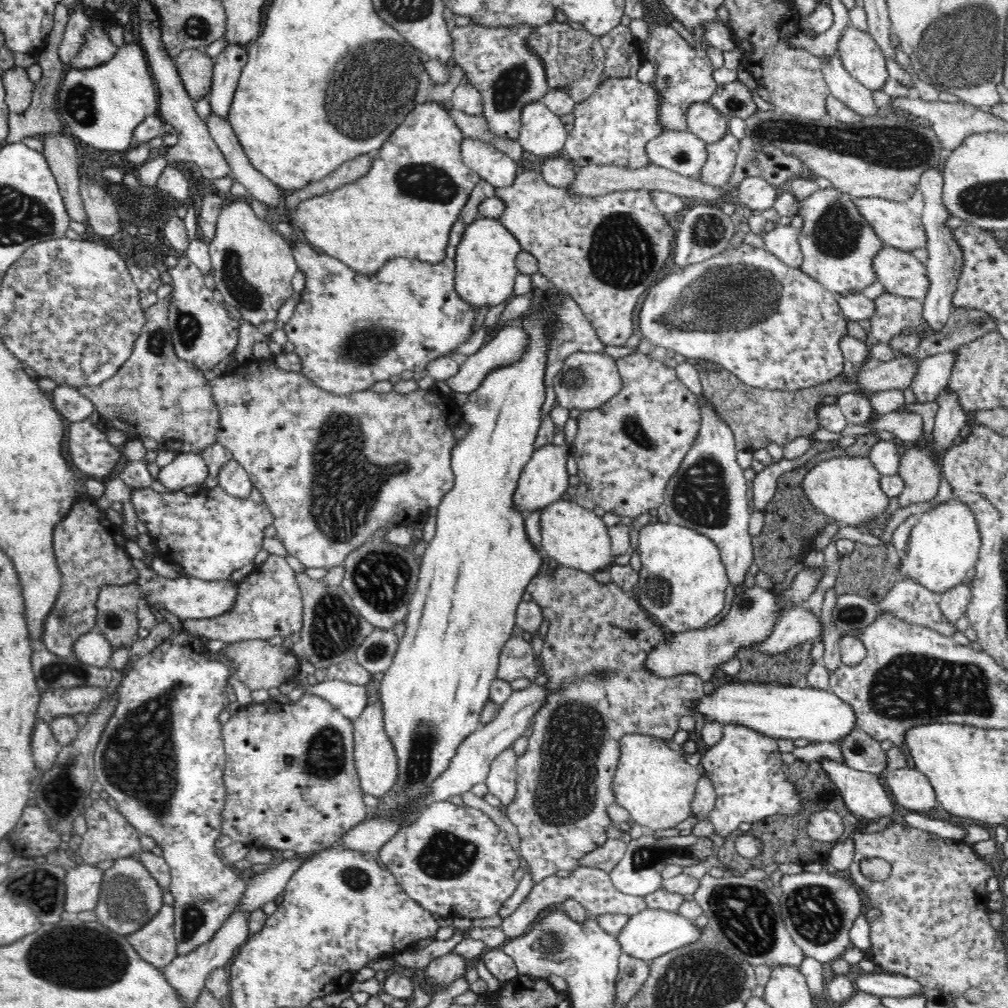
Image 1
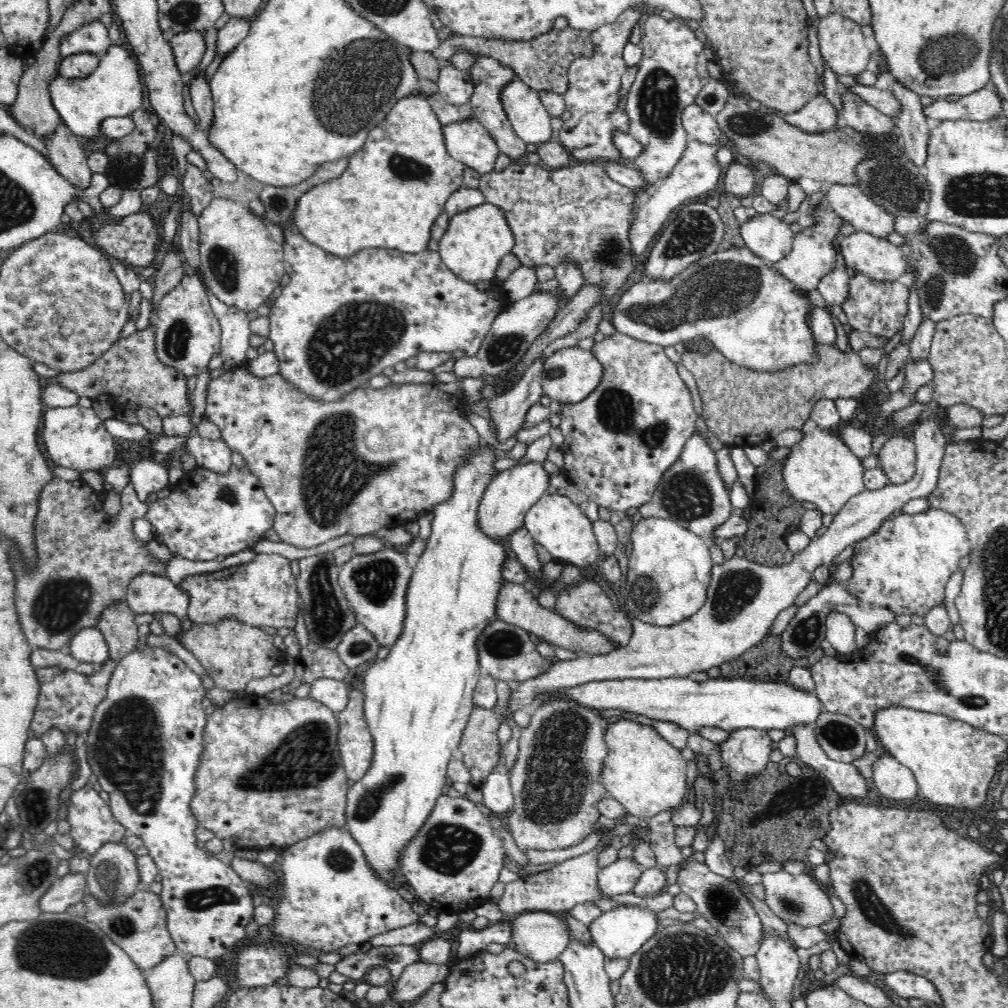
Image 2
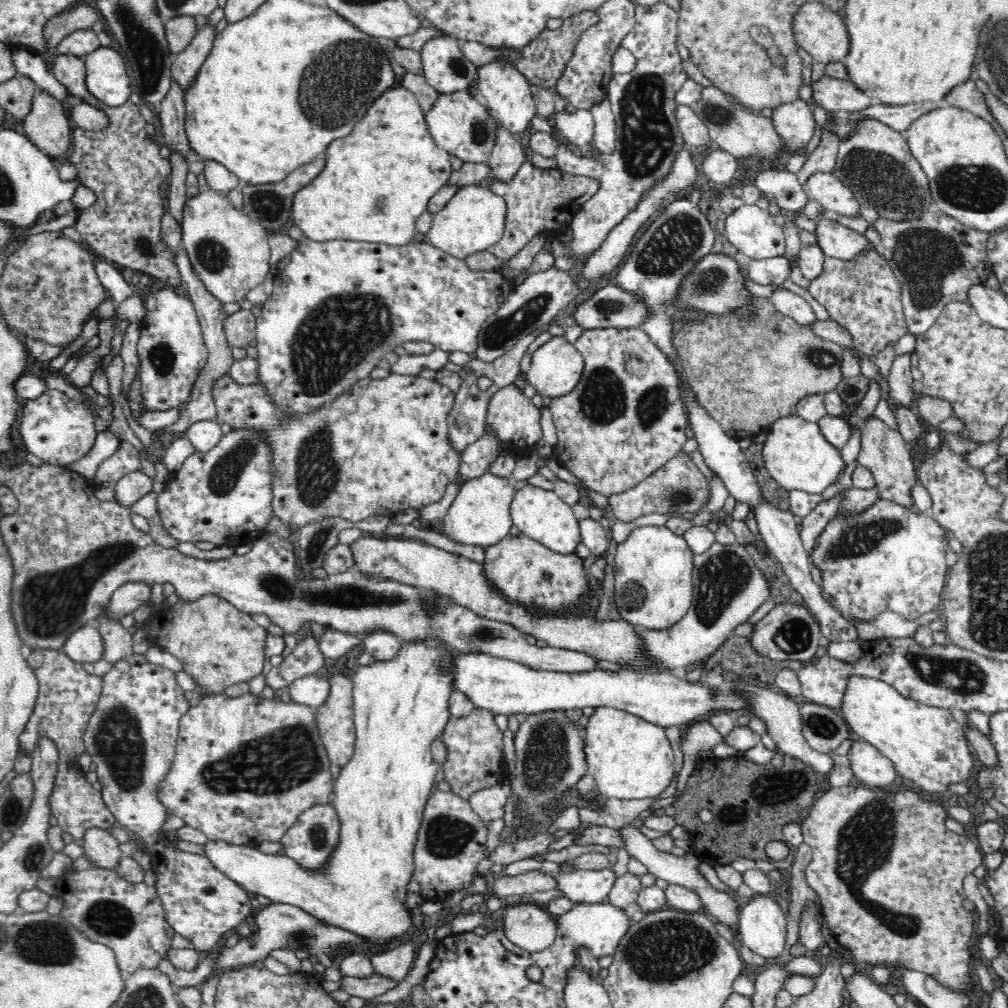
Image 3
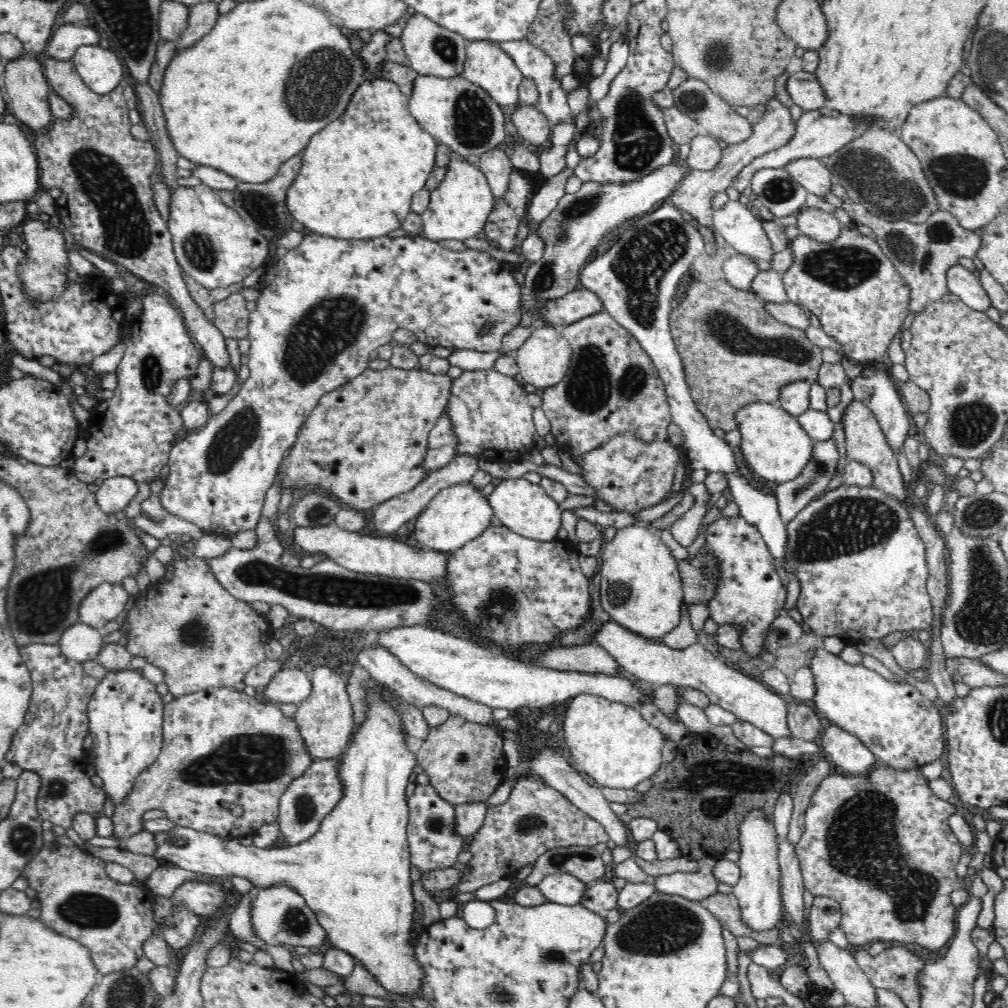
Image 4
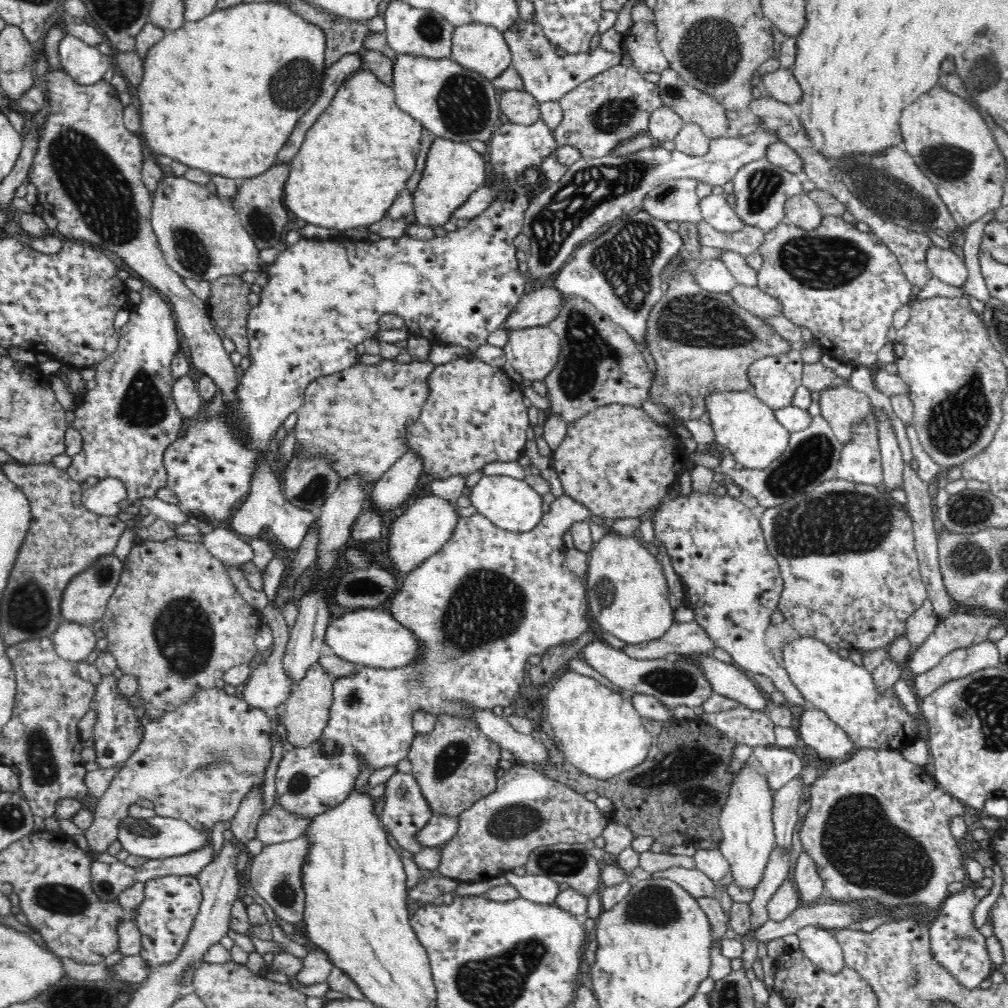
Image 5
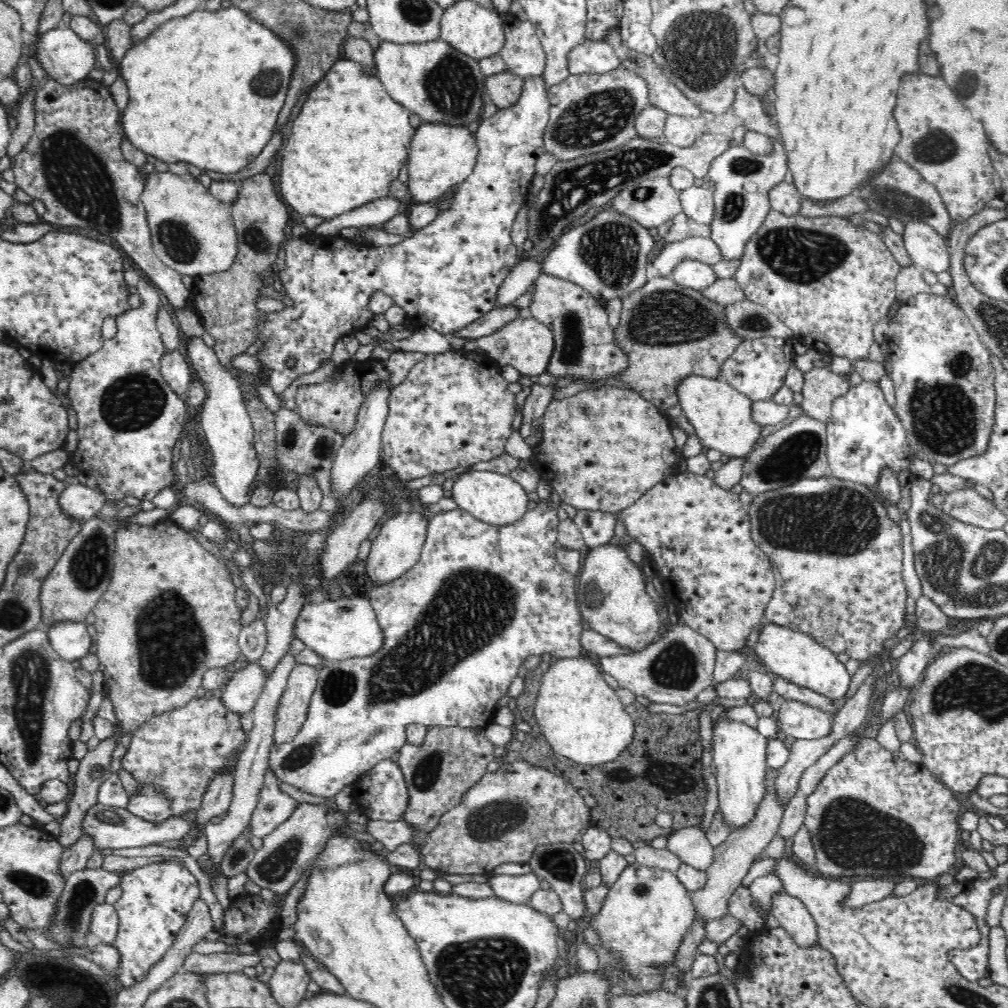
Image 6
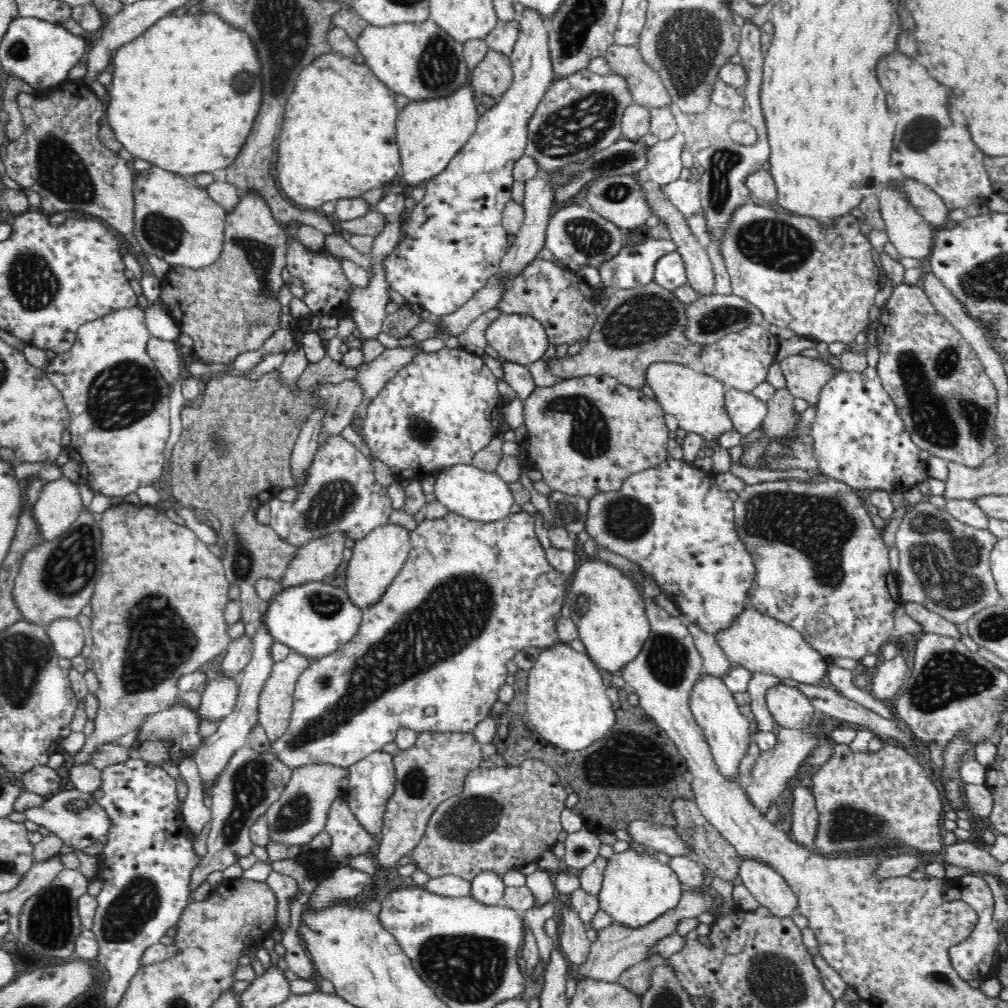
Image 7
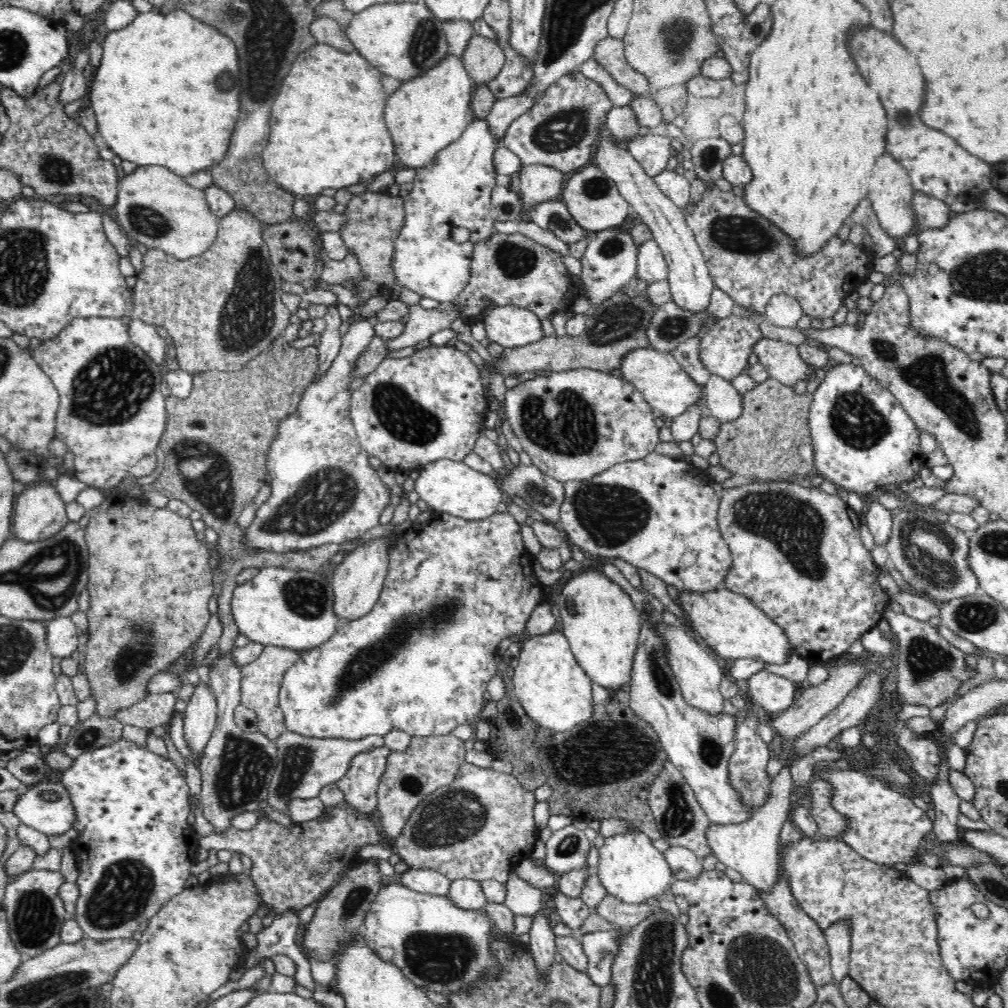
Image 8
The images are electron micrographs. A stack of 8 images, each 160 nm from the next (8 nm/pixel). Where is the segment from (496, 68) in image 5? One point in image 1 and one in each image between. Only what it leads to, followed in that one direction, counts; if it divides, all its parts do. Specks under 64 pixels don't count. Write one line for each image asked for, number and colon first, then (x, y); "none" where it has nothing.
1: (542, 134)
2: (525, 111)
3: (508, 95)
4: (486, 65)

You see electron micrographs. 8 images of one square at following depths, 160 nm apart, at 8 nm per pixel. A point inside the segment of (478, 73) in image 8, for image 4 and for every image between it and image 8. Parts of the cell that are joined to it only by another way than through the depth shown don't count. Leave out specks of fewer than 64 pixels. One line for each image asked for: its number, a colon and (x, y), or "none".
4: (532, 125)
5: (519, 106)
6: (503, 90)
7: (493, 76)

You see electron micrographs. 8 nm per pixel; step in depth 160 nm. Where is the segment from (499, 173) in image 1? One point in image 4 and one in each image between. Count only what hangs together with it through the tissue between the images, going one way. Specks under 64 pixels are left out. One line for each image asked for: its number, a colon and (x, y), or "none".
2: (467, 141)
3: (461, 124)
4: (456, 112)

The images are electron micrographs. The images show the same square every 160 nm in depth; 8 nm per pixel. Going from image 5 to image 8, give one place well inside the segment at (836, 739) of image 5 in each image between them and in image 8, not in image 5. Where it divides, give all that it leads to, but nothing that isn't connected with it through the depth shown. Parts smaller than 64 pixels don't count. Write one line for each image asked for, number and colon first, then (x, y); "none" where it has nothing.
6: (796, 720)
7: (790, 708)
8: (771, 693)

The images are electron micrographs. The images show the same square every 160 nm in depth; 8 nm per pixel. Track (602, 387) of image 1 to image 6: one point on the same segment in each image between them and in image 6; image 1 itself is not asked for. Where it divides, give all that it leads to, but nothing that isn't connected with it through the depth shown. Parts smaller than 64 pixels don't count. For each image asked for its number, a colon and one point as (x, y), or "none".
2: (570, 374)
3: (556, 367)
4: (544, 358)
5: (533, 352)
6: (525, 343)

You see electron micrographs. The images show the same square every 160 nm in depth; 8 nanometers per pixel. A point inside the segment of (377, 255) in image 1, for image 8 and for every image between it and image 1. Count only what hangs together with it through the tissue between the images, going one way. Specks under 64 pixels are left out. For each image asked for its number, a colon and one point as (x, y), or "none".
2: (389, 196)
3: (376, 182)
4: (359, 173)
5: (356, 158)
6: (351, 139)
7: (338, 140)
8: (327, 130)

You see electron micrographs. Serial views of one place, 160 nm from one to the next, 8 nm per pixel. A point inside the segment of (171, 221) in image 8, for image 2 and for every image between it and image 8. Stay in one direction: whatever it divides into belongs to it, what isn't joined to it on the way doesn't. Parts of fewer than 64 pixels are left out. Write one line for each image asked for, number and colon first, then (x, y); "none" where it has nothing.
2: (242, 263)
3: (230, 252)
4: (212, 243)
5: (199, 234)
6: (192, 232)
7: (174, 218)

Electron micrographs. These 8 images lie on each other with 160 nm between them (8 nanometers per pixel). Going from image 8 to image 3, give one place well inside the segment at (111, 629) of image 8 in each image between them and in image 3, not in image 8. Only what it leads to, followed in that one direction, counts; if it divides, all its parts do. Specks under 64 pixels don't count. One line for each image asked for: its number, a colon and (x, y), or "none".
3: (219, 645)
4: (201, 636)
5: (175, 620)
6: (169, 614)
7: (157, 614)

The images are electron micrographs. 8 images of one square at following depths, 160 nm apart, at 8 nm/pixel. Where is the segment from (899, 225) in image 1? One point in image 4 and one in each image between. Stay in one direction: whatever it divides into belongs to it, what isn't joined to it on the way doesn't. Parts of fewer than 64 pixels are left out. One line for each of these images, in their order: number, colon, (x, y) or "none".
2: (855, 206)
3: (831, 193)
4: (812, 174)

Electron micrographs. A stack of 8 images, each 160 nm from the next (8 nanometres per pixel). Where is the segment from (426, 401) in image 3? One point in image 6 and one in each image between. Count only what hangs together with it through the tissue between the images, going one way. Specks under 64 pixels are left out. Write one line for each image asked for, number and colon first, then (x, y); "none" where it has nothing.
4: (362, 445)
5: (355, 418)
6: (335, 403)

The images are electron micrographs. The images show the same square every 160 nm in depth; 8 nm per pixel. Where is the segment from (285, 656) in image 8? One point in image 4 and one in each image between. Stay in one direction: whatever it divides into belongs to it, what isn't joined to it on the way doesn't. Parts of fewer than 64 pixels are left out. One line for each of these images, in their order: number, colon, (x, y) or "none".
4: (325, 719)
5: (305, 713)
6: (292, 710)
7: (274, 704)

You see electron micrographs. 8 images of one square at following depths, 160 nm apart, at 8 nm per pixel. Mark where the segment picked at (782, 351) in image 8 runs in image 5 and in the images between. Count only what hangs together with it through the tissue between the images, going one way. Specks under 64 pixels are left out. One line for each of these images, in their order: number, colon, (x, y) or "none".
5: (840, 406)
6: (821, 385)
7: (804, 377)

